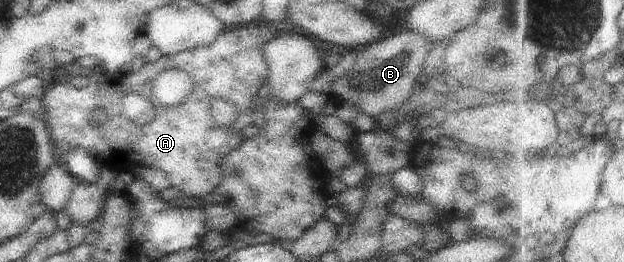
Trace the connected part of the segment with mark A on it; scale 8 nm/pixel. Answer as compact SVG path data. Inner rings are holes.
M262 17L249 25L231 27L224 29L222 33L208 46L197 47L193 50L184 50L172 55L162 54L156 61L144 61L140 69L132 73L130 71L123 73L108 73L103 67L94 68L87 75L88 83L85 87L74 88L69 84L66 78L55 79L54 85L46 87L40 97L45 107L45 125L50 135L50 141L54 145L54 155L56 160L64 165L65 155L70 150L76 150L81 147L90 152L95 159L98 167L106 166L111 170L130 171L132 167L149 166L164 171L168 177L169 185L179 189L186 196L202 197L213 192L221 180L220 162L221 159L233 149L236 149L243 140L240 130L253 121L250 101L258 93L262 93L266 88L268 75L268 66L263 58L262 48L264 43L268 42L277 34L280 26L271 22L266 22ZM170 68L184 70L193 81L192 89L178 105L170 107L160 107L156 105L156 114L154 121L147 124L137 124L130 121L124 113L121 99L124 94L131 91L140 92L144 97L154 101L154 95L151 87L153 81L159 73ZM215 97L222 97L226 101L232 101L236 105L238 115L232 125L218 127L212 117L210 117L210 101ZM94 108L104 108L109 115L109 120L104 125L97 126L89 120L89 113Z

